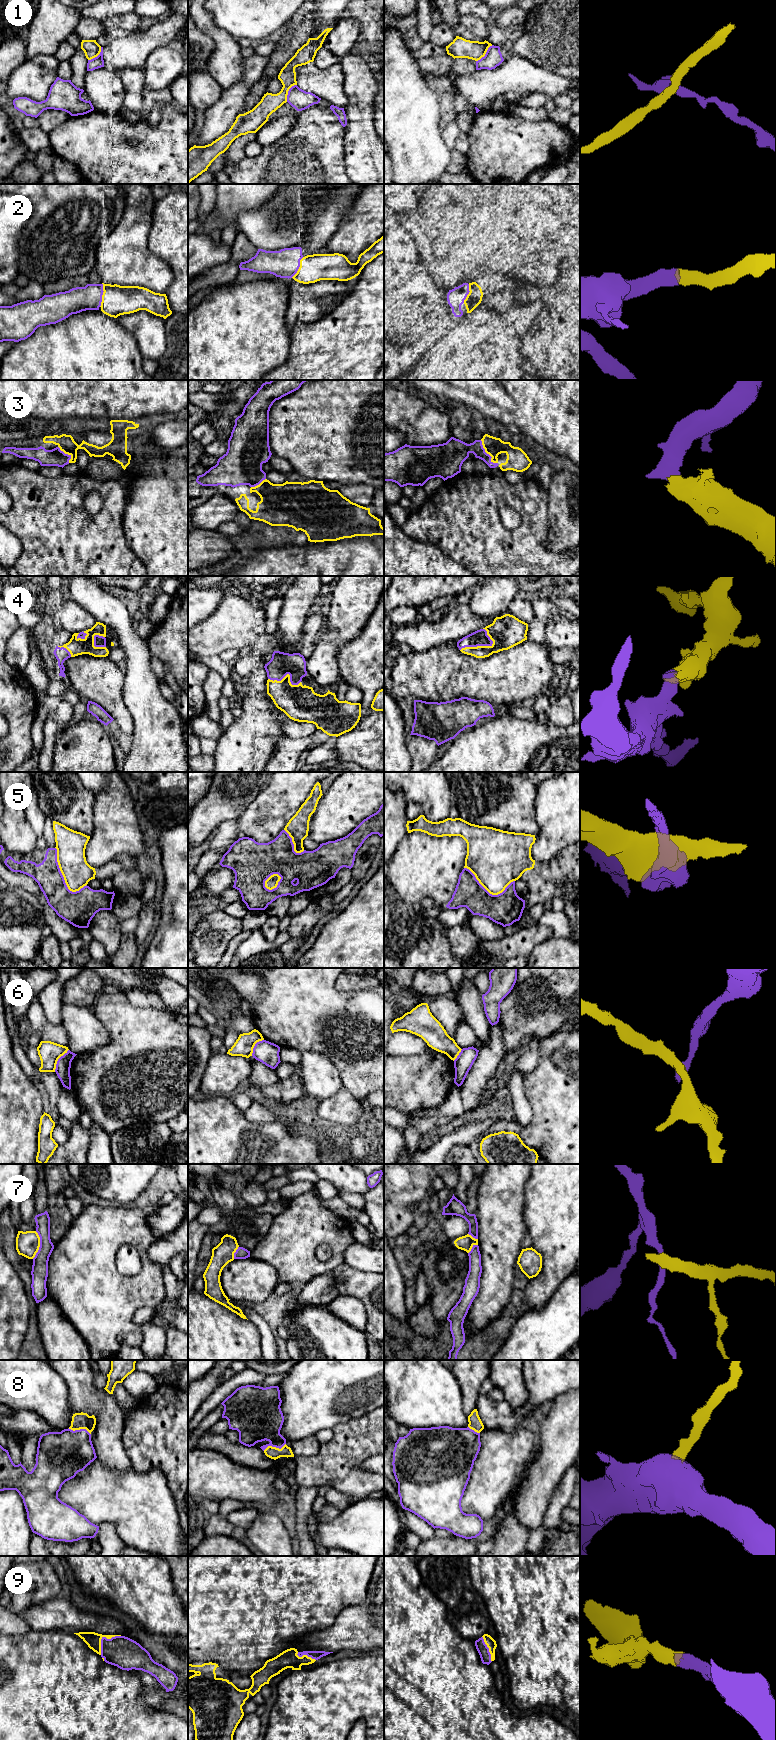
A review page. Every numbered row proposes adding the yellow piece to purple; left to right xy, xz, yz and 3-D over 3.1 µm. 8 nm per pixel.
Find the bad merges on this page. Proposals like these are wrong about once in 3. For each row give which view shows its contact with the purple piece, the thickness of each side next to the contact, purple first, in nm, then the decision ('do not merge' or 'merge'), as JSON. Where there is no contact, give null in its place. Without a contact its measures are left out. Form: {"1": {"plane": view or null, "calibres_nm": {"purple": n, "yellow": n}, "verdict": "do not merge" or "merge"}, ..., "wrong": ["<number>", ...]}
{"1": {"plane": "xz", "calibres_nm": {"purple": 160, "yellow": 150}, "verdict": "do not merge"}, "2": {"plane": "xy", "calibres_nm": {"purple": 200, "yellow": 240}, "verdict": "merge"}, "3": {"plane": "yz", "calibres_nm": {"purple": 200, "yellow": 160}, "verdict": "merge"}, "4": {"plane": "yz", "calibres_nm": {"purple": 130, "yellow": 260}, "verdict": "merge"}, "5": {"plane": "xy", "calibres_nm": {"purple": 220, "yellow": 240}, "verdict": "do not merge"}, "6": {"plane": "xy", "calibres_nm": {"purple": 120, "yellow": 180}, "verdict": "do not merge"}, "7": {"plane": "xy", "calibres_nm": {"purple": 130, "yellow": 190}, "verdict": "do not merge"}, "8": {"plane": "xy", "calibres_nm": {"purple": 380, "yellow": 130}, "verdict": "merge"}, "9": {"plane": "xy", "calibres_nm": {"purple": 260, "yellow": 120}, "verdict": "merge"}, "wrong": ["1", "5", "6", "7"]}

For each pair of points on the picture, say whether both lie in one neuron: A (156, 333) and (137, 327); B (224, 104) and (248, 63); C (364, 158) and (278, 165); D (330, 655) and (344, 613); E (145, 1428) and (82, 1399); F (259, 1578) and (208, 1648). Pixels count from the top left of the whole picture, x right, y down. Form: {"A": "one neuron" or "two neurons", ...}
{"A": "one neuron", "B": "one neuron", "C": "two neurons", "D": "one neuron", "E": "two neurons", "F": "one neuron"}

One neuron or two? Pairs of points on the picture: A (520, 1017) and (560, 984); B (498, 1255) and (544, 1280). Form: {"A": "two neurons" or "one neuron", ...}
{"A": "one neuron", "B": "two neurons"}

